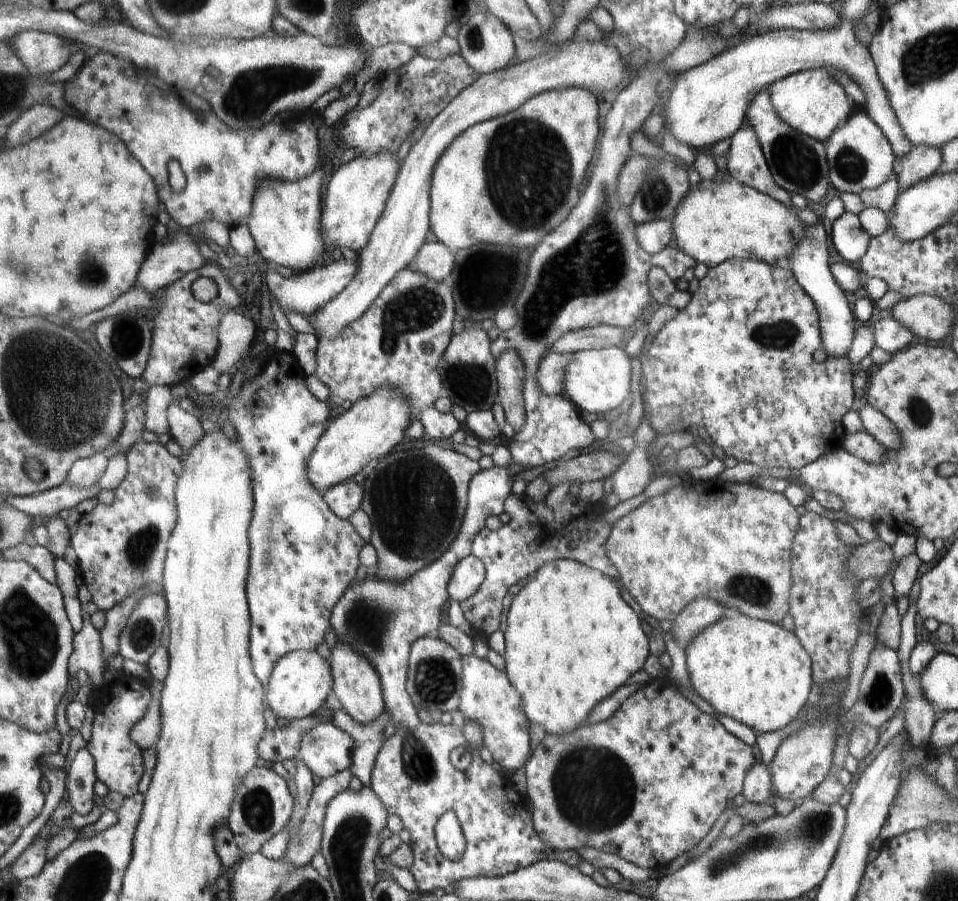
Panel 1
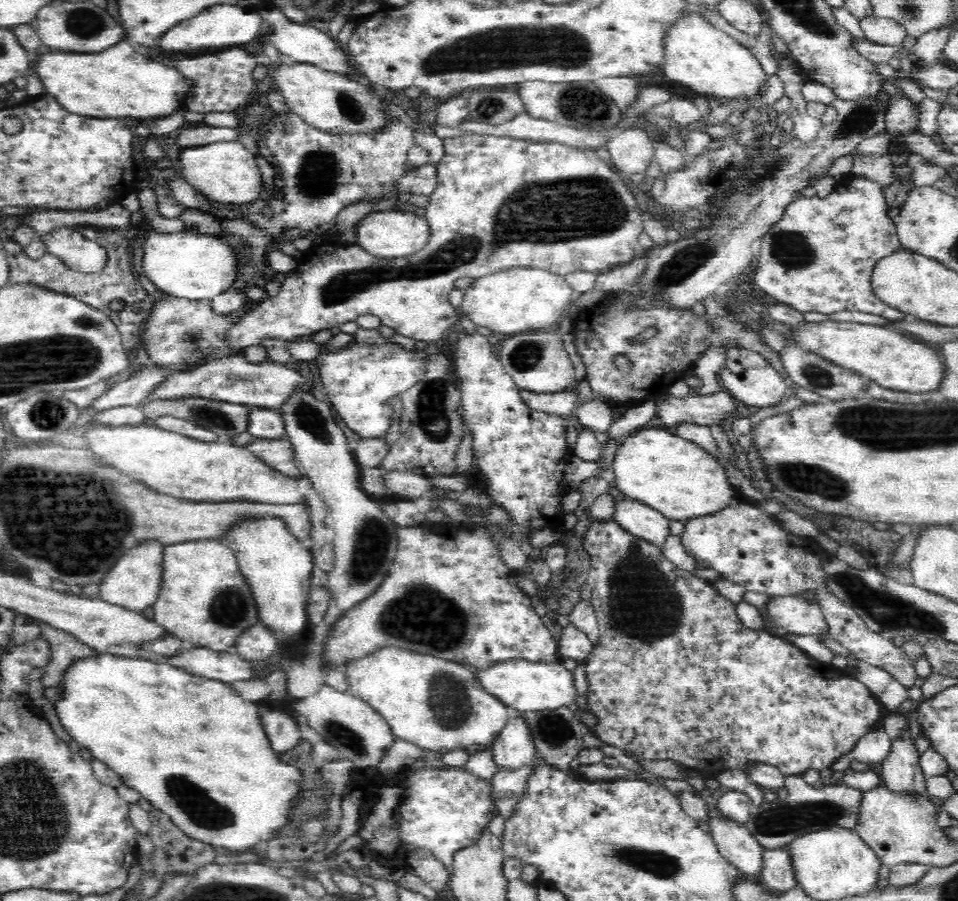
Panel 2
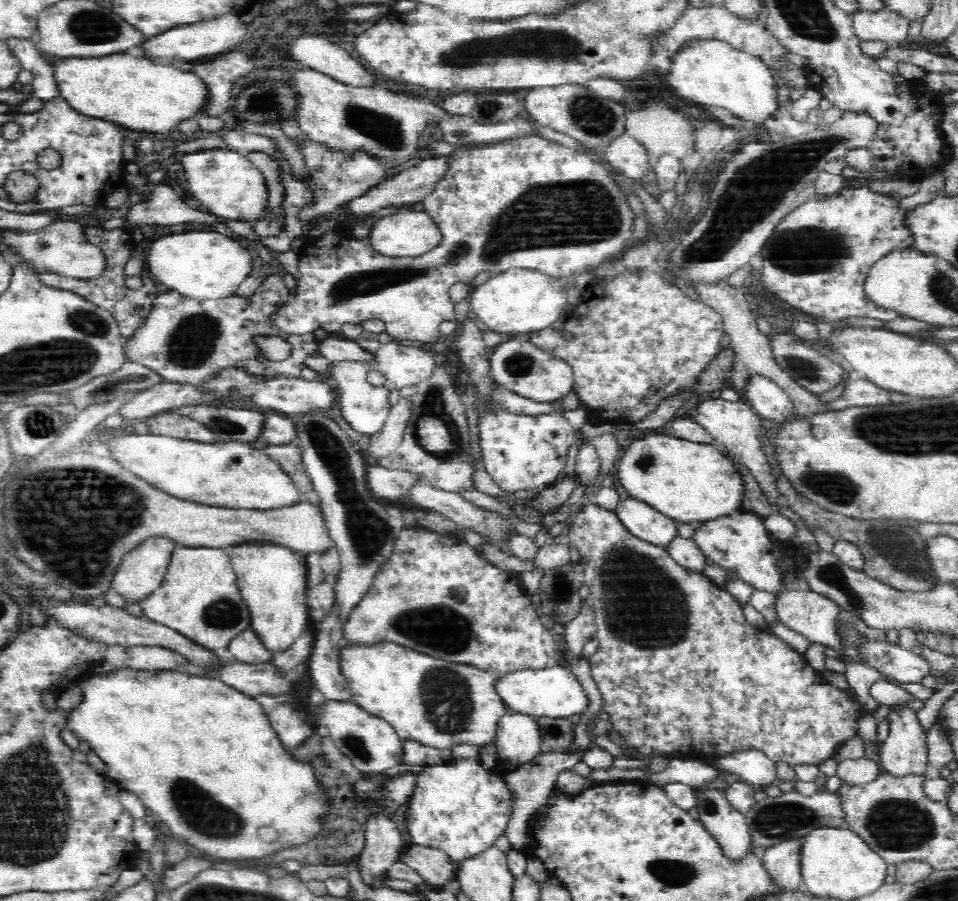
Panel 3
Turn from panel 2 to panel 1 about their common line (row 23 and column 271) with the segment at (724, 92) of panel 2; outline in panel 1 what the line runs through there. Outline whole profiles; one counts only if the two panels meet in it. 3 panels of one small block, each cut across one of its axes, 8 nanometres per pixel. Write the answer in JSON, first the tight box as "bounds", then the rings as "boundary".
{"bounds":[267,649,334,724],"boundary":[[[316,649],[290,652],[290,655],[282,657],[273,669],[272,679],[267,685],[270,688],[270,708],[277,718],[286,718],[289,724],[294,724],[298,719],[306,719],[310,714],[318,712],[324,706],[324,700],[332,692],[334,684],[330,668],[318,656]]]}

